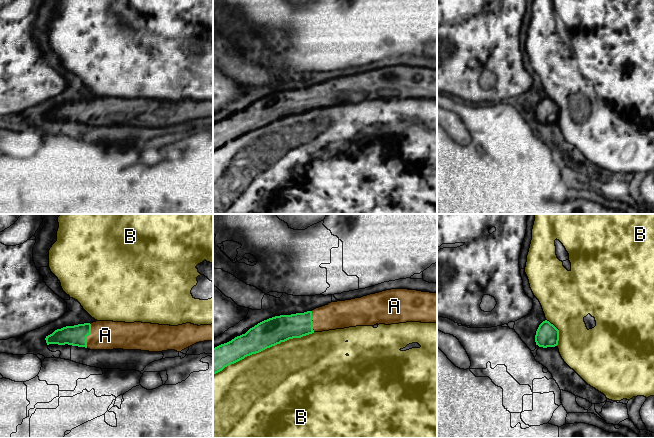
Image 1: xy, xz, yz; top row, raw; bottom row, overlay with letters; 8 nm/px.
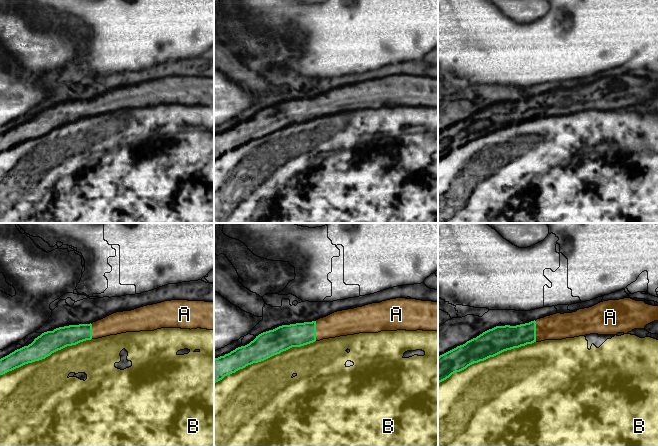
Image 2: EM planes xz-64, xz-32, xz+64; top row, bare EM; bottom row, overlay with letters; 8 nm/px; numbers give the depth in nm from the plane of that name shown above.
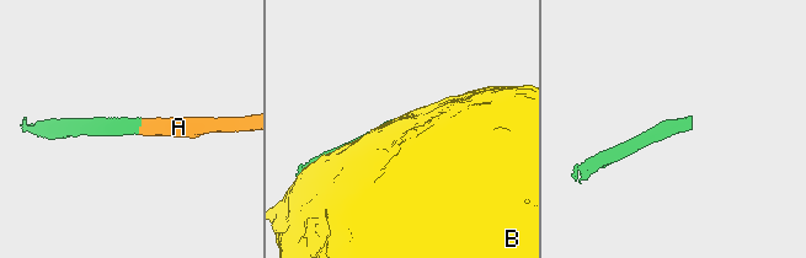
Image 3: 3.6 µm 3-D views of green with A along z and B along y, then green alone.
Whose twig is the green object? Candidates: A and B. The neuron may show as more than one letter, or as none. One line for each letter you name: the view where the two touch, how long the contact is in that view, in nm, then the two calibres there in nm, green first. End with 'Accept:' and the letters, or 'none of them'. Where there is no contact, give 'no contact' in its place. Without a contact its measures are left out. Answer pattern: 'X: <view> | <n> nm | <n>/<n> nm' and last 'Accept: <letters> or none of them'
A: xy | 200 nm | 170/240 nm
Accept: A

